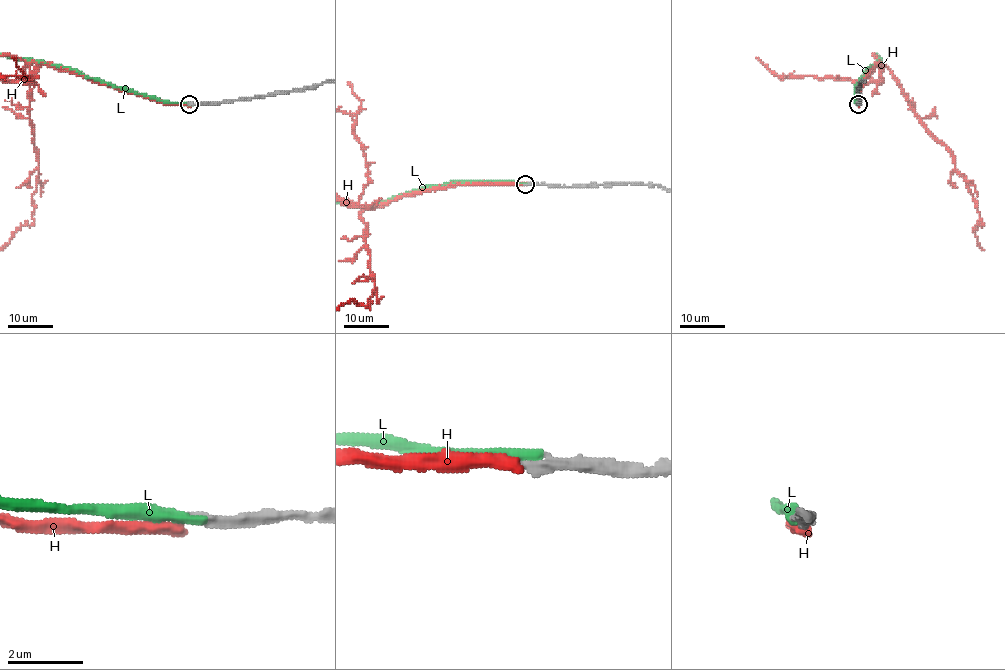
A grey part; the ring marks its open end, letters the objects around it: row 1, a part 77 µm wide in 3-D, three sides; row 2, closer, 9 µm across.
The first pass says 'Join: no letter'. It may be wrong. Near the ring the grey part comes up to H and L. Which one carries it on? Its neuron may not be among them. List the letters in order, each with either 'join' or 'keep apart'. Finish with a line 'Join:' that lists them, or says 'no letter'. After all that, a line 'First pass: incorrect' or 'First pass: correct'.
H: keep apart
L: keep apart
Join: no letter
First pass: correct

